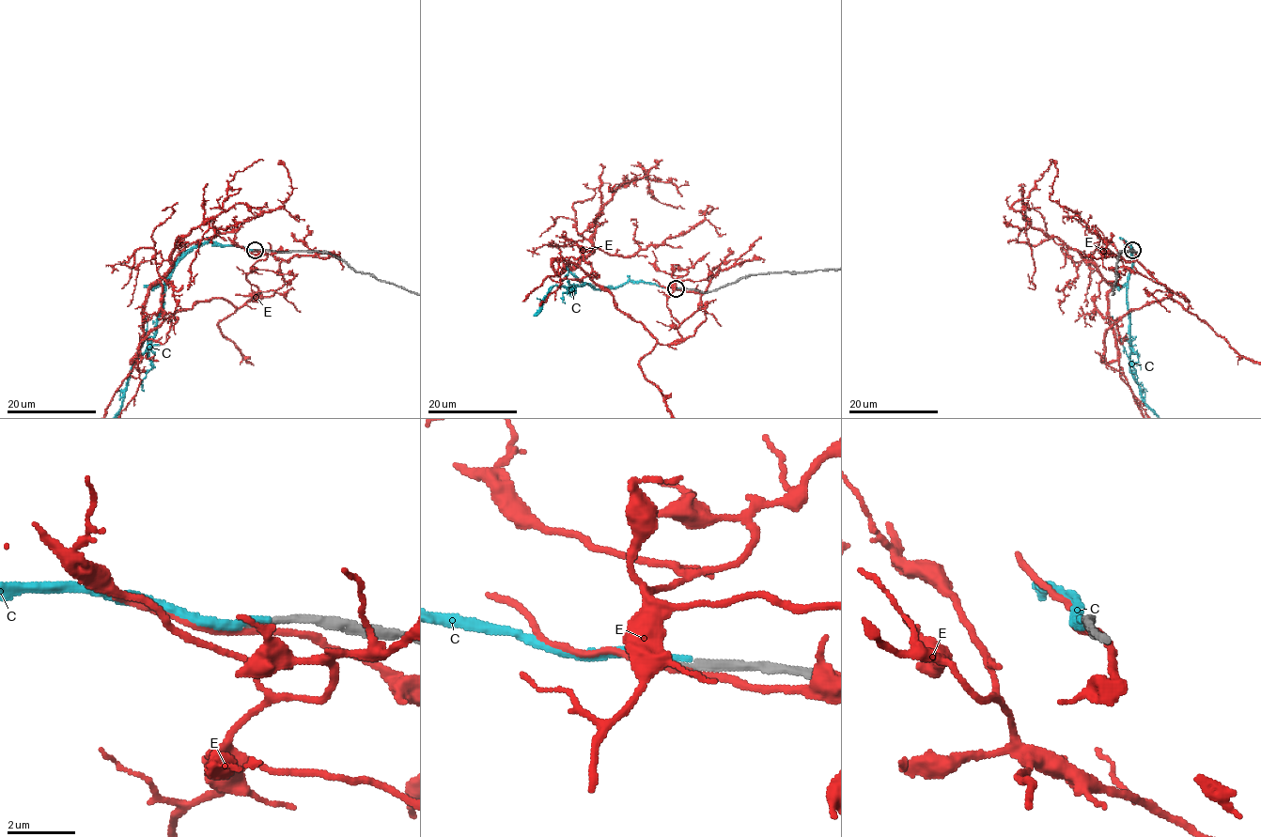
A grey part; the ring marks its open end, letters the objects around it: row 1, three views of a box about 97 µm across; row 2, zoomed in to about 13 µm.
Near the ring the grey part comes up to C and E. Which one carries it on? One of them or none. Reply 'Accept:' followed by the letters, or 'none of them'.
Accept: C

